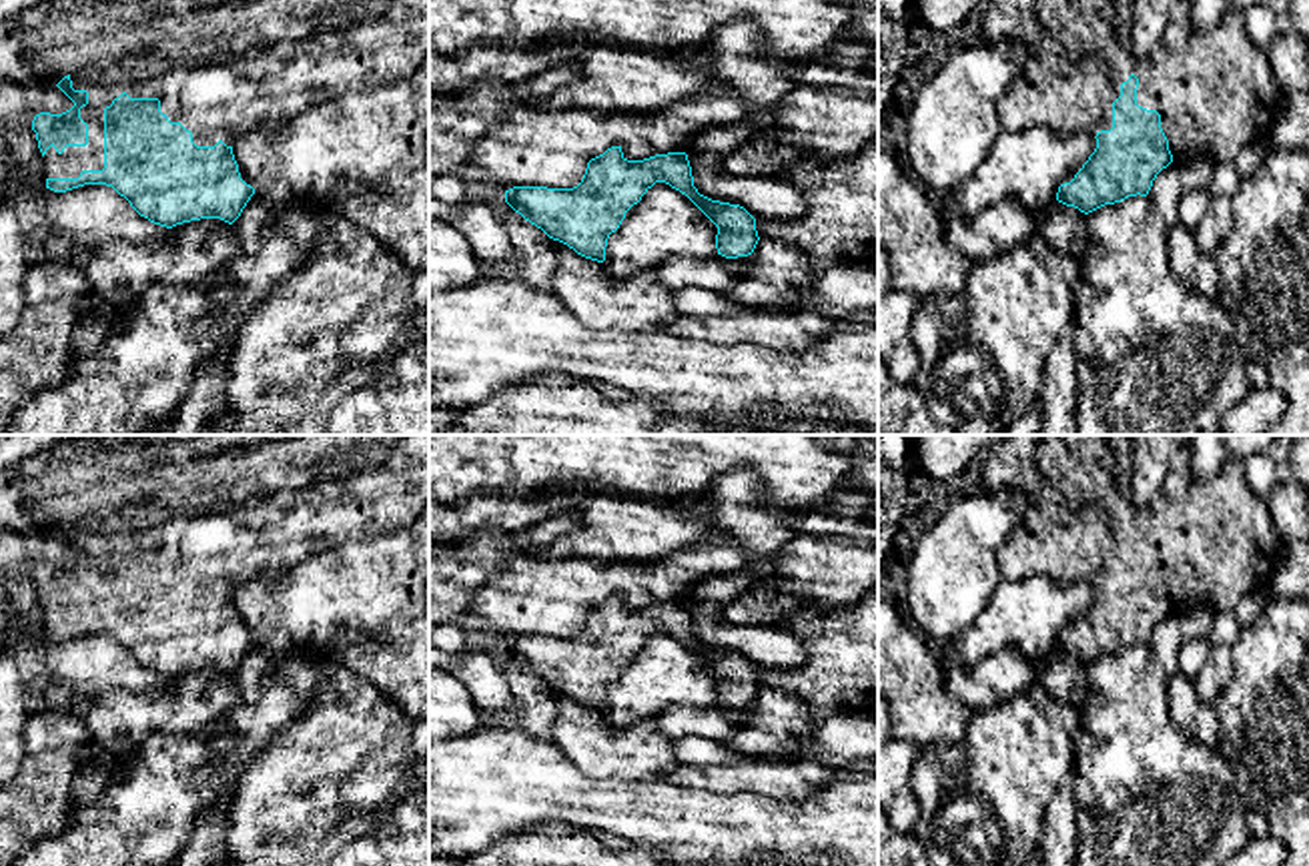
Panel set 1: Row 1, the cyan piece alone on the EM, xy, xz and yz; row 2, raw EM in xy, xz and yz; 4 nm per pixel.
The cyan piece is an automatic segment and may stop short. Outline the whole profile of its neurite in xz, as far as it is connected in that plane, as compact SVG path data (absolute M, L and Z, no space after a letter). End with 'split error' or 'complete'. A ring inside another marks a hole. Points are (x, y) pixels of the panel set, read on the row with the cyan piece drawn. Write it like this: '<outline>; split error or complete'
M611 146L587 162L577 186L513 186L505 190L505 202L549 239L603 263L609 235L656 182L686 194L718 227L718 255L738 259L754 253L760 241L756 219L740 204L700 194L686 152L627 160L621 146Z; complete

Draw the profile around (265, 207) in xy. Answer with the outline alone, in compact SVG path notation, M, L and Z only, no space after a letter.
M273 182L265 190L255 192L241 216L233 223L241 253L257 255L261 251L263 233L275 225L283 210L295 208L317 210L317 204L285 182Z

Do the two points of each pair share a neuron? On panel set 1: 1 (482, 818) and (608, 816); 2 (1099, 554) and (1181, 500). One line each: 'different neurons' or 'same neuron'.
1: same neuron
2: same neuron

